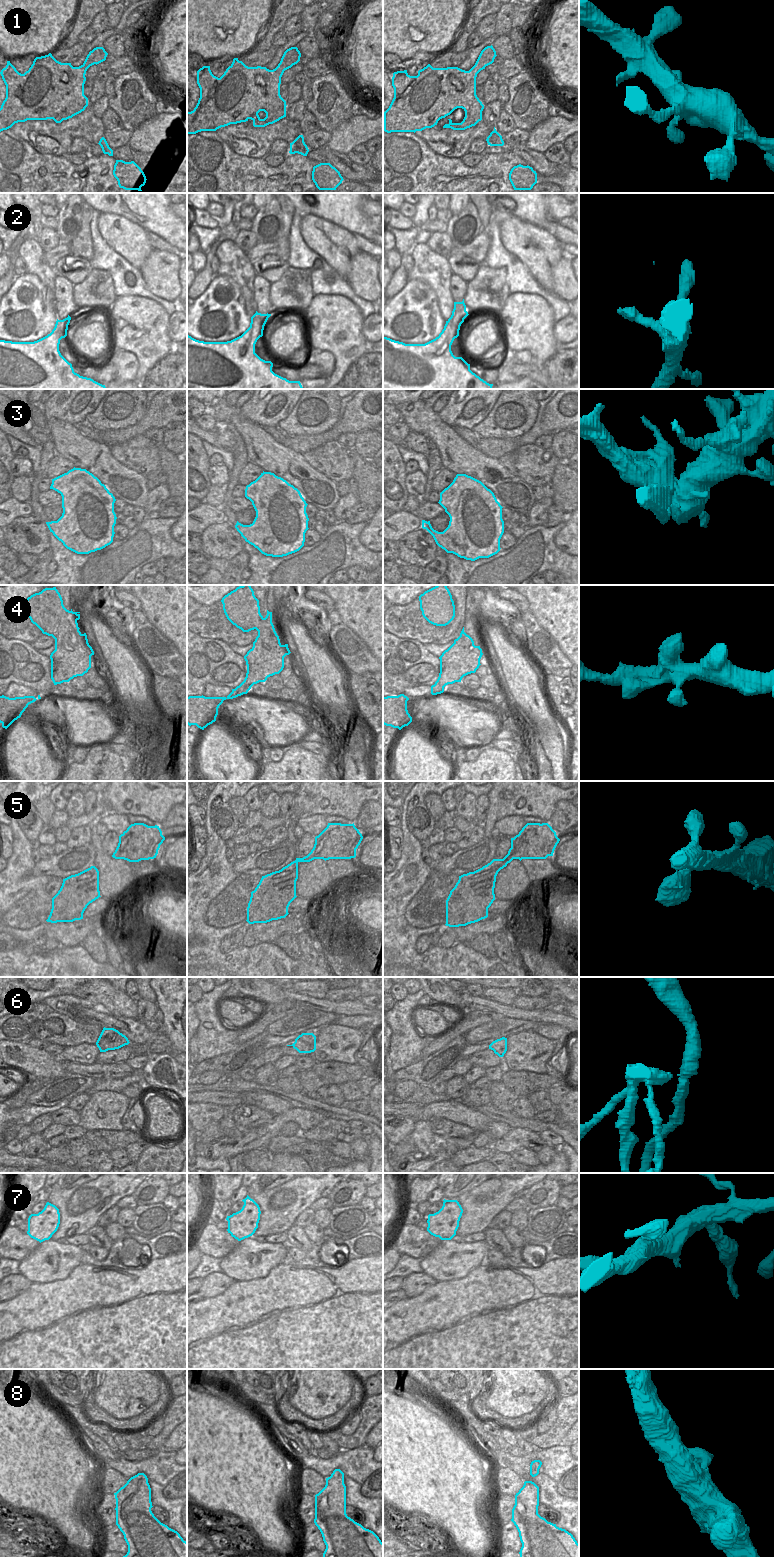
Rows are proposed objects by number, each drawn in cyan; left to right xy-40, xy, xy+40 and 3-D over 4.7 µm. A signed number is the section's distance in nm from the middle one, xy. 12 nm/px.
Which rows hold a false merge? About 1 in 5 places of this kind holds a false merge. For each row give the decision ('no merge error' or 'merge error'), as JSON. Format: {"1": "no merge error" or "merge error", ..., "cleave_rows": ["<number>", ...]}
{"1": "no merge error", "2": "no merge error", "3": "merge error", "4": "no merge error", "5": "no merge error", "6": "merge error", "7": "no merge error", "8": "no merge error", "cleave_rows": ["3", "6"]}

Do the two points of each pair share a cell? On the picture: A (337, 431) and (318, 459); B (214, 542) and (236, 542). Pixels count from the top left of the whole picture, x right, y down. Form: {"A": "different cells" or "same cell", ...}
{"A": "same cell", "B": "same cell"}

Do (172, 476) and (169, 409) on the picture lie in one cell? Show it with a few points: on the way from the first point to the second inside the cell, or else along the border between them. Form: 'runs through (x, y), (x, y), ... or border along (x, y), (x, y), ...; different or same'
border along (173, 465), (166, 469), (159, 480), (154, 481); different

